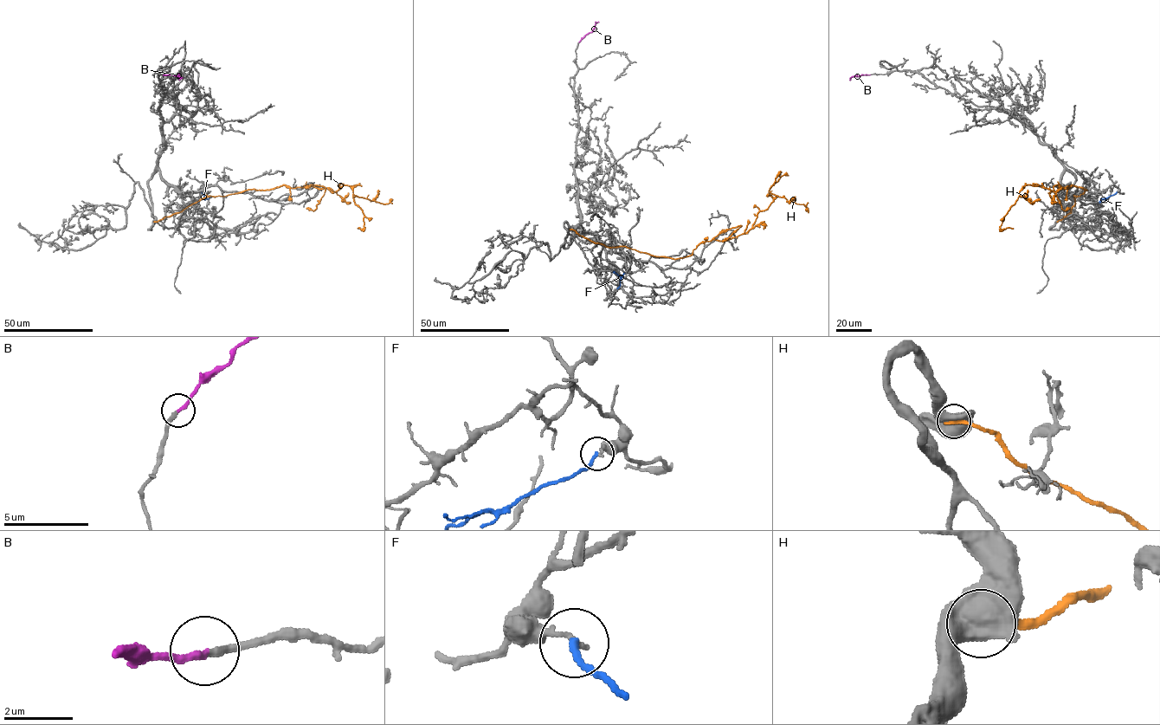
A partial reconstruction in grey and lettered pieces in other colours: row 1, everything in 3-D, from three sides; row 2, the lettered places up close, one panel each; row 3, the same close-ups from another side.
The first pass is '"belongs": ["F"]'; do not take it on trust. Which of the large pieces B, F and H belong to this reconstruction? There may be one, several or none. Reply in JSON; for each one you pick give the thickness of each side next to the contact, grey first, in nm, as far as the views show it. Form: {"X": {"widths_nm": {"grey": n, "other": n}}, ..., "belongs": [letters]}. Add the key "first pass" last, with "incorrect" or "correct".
{"B": {"widths_nm": {"grey": 240, "other": 190}}, "belongs": ["B"], "first pass": "incorrect"}

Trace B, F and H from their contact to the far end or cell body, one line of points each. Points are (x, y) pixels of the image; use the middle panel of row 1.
B: (579, 42), (593, 30), (595, 22)
F: (617, 288), (621, 277), (613, 271)
H: (570, 229), (608, 247), (684, 257), (700, 243), (746, 233), (773, 201), (769, 190), (780, 171), (774, 185)

